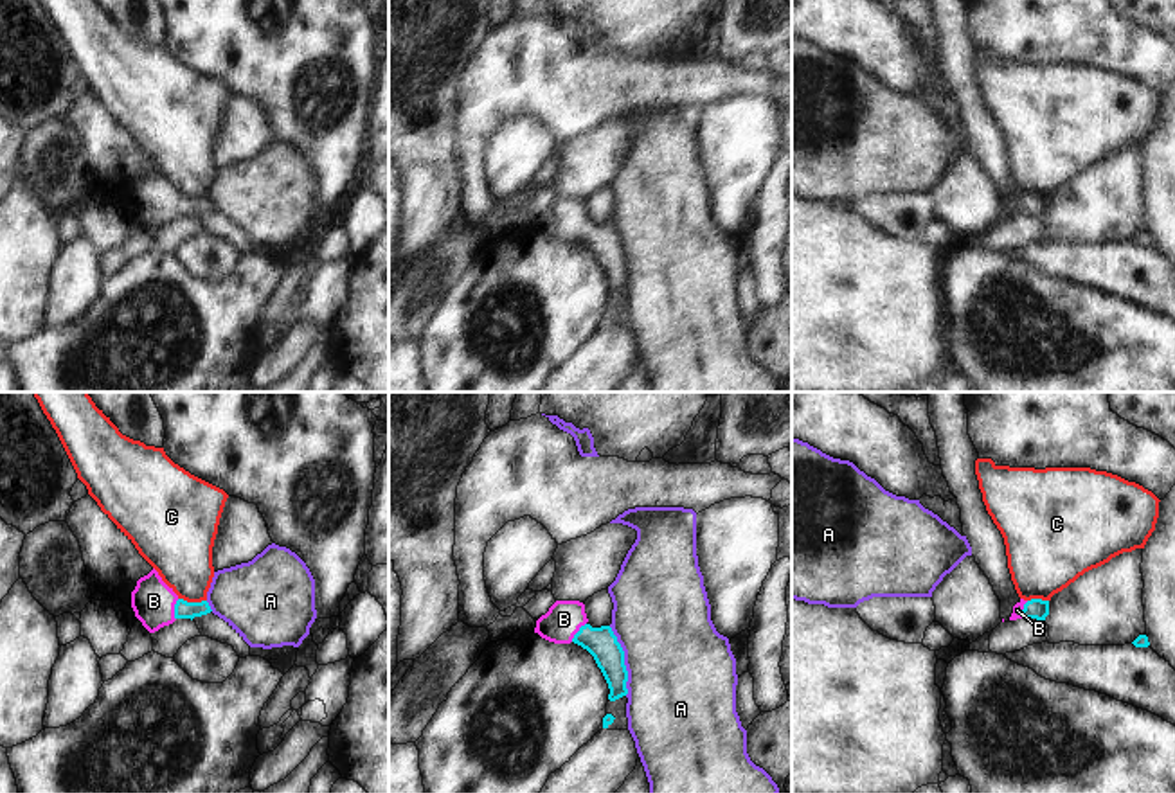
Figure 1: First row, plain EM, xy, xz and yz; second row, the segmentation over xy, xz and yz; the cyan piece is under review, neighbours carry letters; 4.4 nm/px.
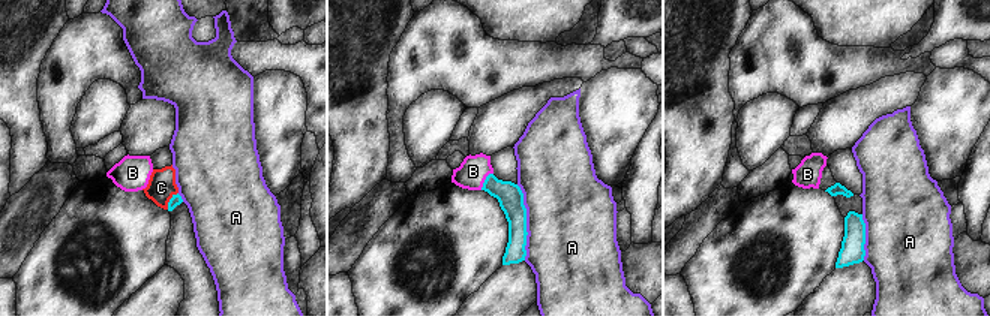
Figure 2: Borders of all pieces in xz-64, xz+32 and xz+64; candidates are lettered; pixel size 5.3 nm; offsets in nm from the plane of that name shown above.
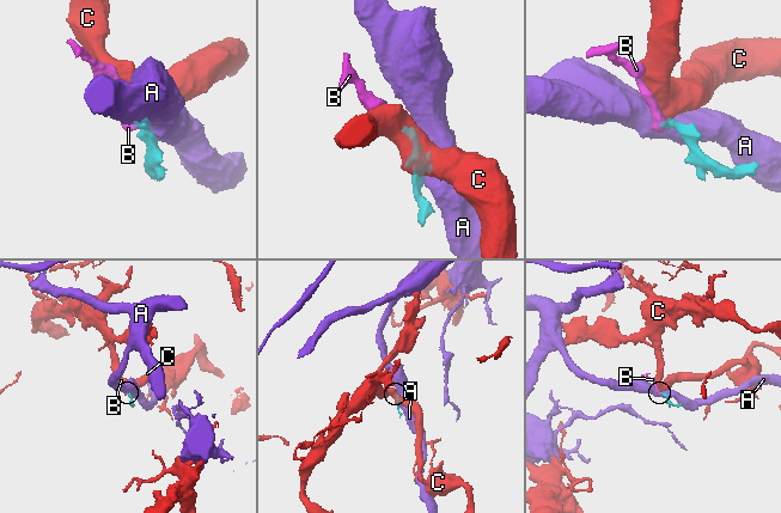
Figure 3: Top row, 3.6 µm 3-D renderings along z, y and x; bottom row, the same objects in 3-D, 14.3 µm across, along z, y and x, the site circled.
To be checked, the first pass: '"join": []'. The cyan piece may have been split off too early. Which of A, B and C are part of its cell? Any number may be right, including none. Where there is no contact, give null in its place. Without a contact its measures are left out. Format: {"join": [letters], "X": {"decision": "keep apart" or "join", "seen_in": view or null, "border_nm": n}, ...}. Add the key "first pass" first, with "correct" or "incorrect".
{"first pass": "incorrect", "join": ["B"], "A": {"decision": "keep apart", "seen_in": "xz", "border_nm": 320}, "B": {"decision": "join", "seen_in": "xy", "border_nm": 100}, "C": {"decision": "keep apart", "seen_in": "xy", "border_nm": 130}}

